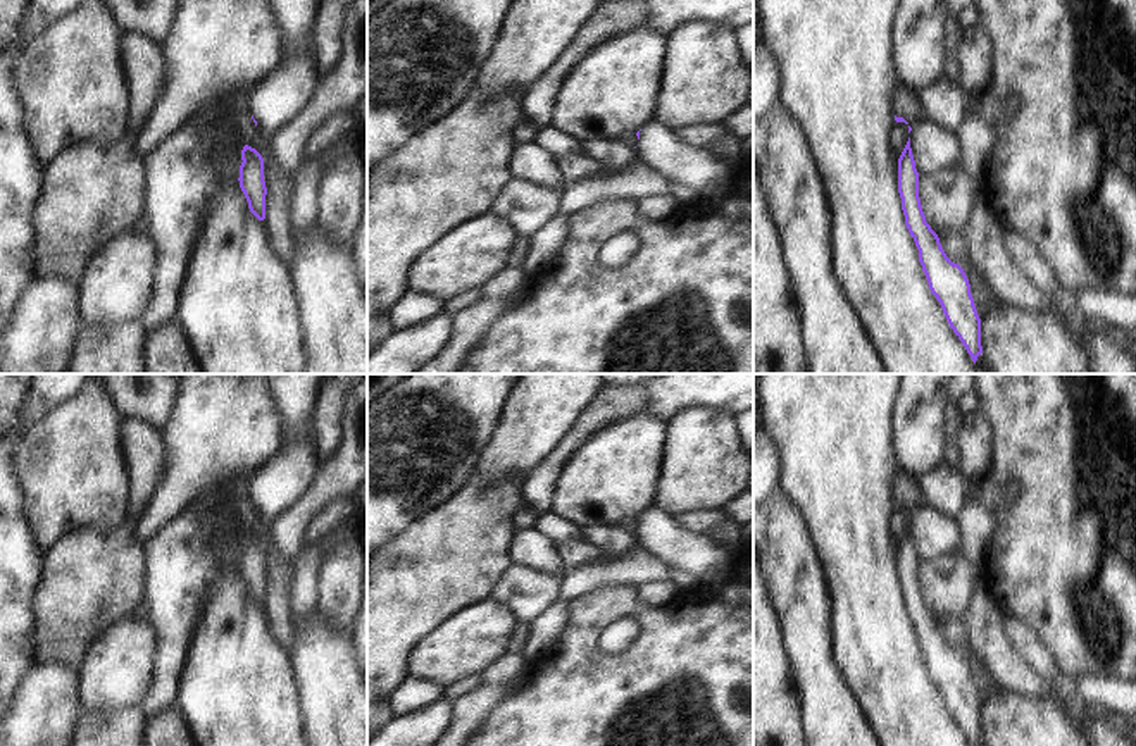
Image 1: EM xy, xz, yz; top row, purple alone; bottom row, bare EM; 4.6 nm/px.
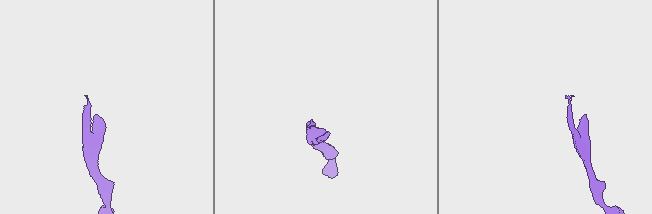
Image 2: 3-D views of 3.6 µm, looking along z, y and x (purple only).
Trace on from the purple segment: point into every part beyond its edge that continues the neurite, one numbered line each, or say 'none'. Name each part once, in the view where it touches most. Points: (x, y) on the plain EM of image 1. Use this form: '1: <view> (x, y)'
1: yz (905, 491)

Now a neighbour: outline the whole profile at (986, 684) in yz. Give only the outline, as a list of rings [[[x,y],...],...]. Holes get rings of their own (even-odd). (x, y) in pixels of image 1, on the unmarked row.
[[[946,622],[941,624],[939,629],[946,643],[964,655],[979,705],[989,703],[996,694],[1012,694],[1010,689],[989,668],[988,662],[972,648],[967,627],[964,624]]]

